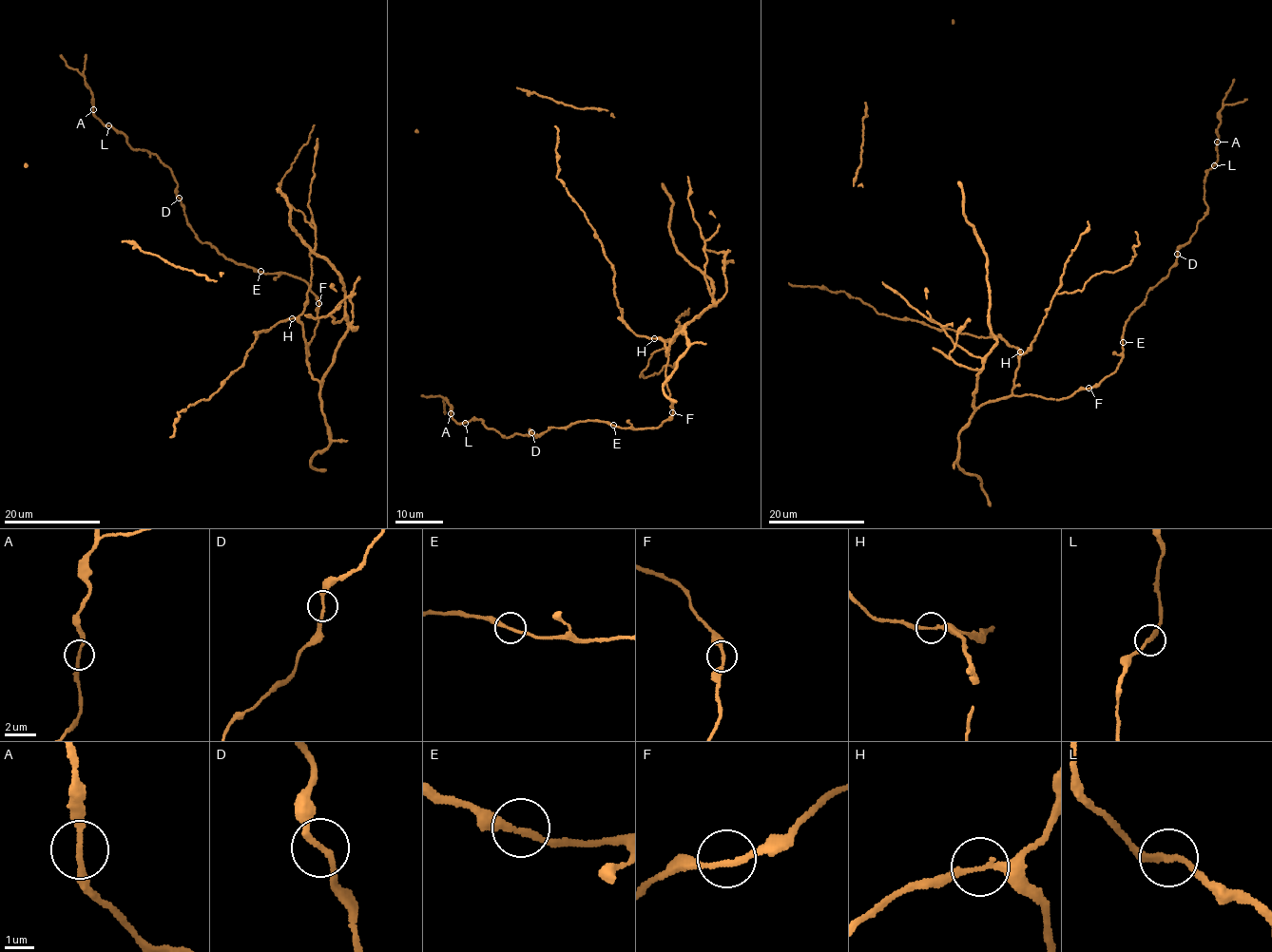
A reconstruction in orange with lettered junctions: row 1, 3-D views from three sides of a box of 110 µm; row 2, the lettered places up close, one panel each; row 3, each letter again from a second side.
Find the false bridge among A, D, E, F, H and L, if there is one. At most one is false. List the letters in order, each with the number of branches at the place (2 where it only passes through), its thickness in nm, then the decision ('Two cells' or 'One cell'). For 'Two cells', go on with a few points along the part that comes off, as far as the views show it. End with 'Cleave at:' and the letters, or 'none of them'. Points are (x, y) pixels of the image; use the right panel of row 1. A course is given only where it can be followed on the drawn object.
A: Branches: 2. Thickness 180 nm. One cell
D: Branches: 2. Thickness 190 nm. One cell
E: Branches: 2. Thickness 200 nm. One cell
F: Branches: 2. Thickness 190 nm. One cell
H: Branches: 2. Thickness 200 nm. One cell
L: Branches: 2. Thickness 200 nm. One cell
Cleave at: none of them

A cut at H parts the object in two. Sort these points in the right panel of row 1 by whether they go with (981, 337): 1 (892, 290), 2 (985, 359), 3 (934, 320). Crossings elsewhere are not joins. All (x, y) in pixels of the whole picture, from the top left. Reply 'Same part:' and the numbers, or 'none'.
Same part: none

